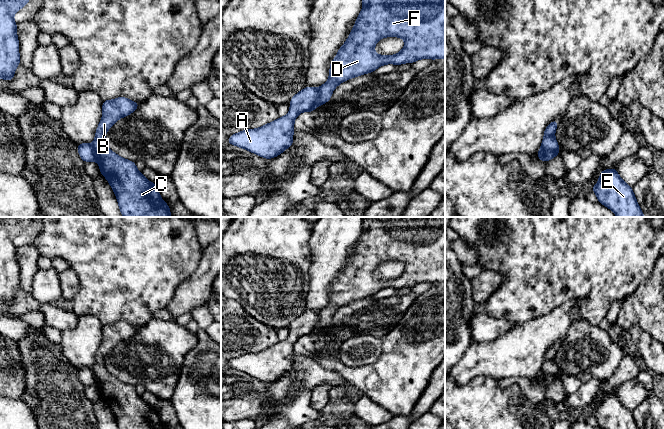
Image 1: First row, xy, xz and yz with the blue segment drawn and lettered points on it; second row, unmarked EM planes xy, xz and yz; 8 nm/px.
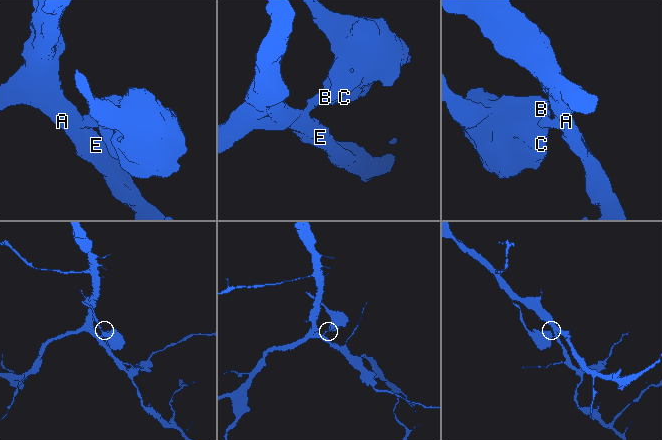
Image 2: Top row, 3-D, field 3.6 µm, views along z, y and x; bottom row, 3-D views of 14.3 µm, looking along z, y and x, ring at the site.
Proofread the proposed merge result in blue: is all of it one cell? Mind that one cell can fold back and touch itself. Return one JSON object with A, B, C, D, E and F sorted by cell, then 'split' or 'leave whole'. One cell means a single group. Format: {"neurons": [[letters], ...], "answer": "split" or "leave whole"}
{"neurons": [["A", "E"], ["B", "C", "D", "F"]], "answer": "split"}

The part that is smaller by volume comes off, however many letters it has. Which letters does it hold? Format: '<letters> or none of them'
B, C, D, F

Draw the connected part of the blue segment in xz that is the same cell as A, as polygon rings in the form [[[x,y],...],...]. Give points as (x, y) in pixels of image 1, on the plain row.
[[[305,311],[290,325],[289,337],[257,353],[246,353],[228,362],[228,368],[246,373],[260,381],[271,383],[293,368],[294,344],[304,336],[313,336],[318,314]]]

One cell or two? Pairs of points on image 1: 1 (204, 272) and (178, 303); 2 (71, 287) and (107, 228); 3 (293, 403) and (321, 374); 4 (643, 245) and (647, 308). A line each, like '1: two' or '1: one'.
1: one
2: two
3: one
4: two

